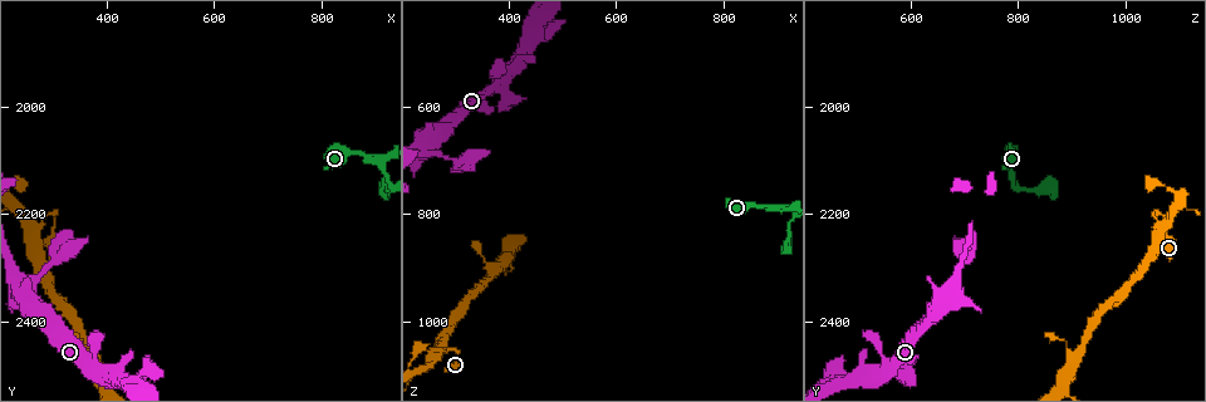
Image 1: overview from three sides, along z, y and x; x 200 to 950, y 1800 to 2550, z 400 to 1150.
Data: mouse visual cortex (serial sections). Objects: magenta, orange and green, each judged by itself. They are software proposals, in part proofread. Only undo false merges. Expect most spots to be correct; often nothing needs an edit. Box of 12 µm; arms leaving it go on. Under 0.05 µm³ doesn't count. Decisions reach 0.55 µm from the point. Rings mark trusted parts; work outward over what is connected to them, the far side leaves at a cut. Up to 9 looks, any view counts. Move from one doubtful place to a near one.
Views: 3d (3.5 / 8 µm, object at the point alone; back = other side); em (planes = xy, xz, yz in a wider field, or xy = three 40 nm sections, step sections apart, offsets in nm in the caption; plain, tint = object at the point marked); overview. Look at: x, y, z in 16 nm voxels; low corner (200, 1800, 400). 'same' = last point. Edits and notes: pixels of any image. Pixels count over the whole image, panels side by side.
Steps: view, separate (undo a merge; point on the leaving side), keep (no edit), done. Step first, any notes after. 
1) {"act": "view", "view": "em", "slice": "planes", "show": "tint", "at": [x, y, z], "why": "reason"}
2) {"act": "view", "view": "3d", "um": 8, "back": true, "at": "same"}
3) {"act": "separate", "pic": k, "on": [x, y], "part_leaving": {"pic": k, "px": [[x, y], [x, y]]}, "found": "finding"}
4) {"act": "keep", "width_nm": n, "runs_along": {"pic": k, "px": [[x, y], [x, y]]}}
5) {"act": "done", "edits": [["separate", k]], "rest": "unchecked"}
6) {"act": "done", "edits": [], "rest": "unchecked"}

{"act": "view", "view": "3d", "um": 3.5, "at": [380, 2490, 565], "why": "narrows sharply"}

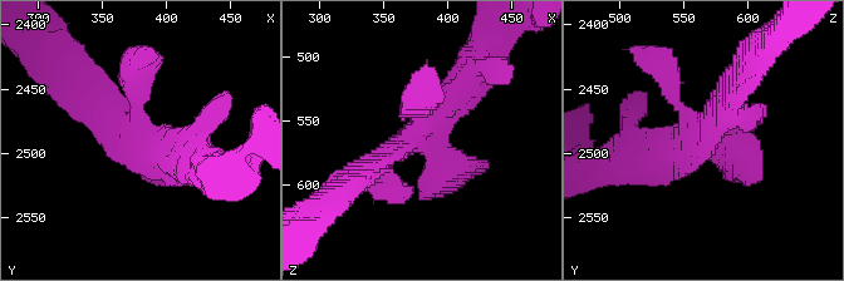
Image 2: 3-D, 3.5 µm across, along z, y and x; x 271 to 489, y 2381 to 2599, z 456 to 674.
{"act": "view", "view": "em", "slice": "xy", "step": 5, "show": "tint", "at": [376, 2492, 560]}

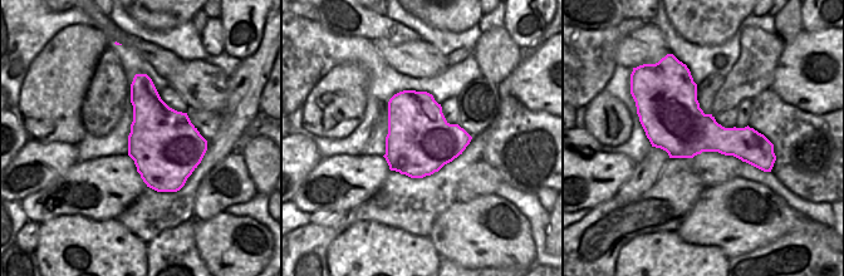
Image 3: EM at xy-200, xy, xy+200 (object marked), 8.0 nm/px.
{"act": "keep", "width_nm": 550, "runs_along": {"pic": 2, "px": [[358, 171], [435, 119], [470, 70]]}, "found": "all the same cell"}

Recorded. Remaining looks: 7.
{"act": "view", "view": "3d", "um": 8, "at": [485, 2500, 450], "why": "abrupt turn"}

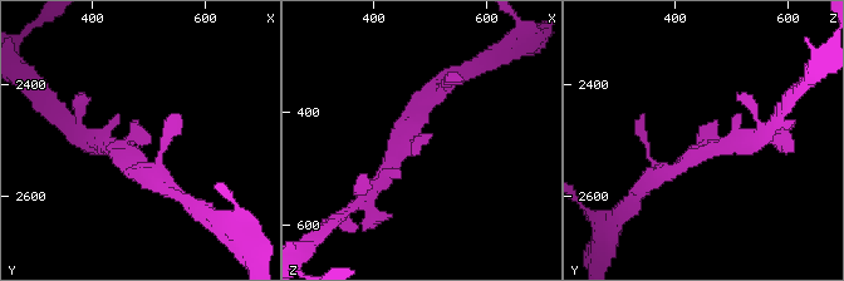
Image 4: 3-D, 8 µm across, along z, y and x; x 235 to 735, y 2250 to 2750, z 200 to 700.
{"act": "view", "view": "3d", "um": 3.5, "at": [490, 2495, 450], "why": "closer look"}

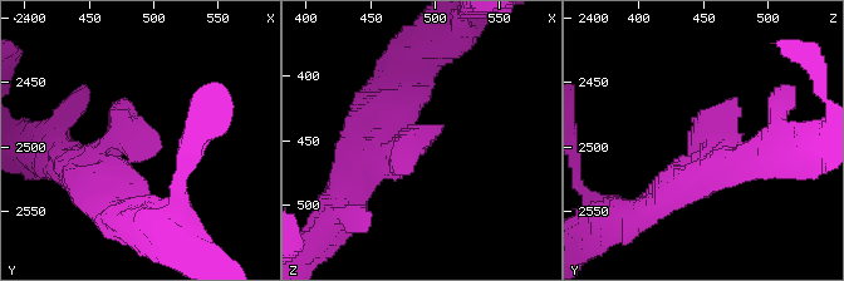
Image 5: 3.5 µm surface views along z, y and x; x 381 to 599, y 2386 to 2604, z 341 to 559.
{"act": "keep", "runs_along": {"pic": 5, "px": [[93, 174], [136, 154], [128, 108]]}, "found": "all the same cell"}

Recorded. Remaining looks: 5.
{"act": "view", "view": "3d", "um": 3.5, "at": [255, 2325, 690], "why": "sharp bend"}

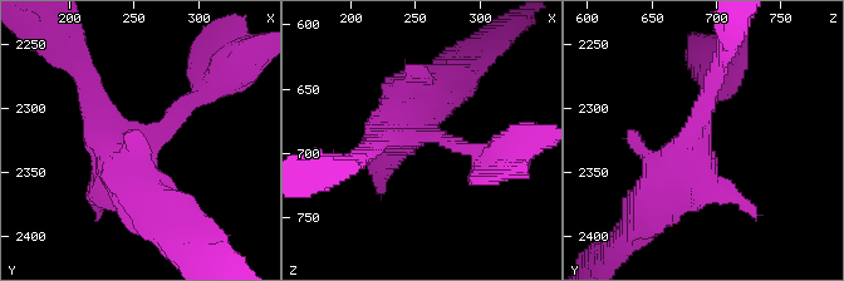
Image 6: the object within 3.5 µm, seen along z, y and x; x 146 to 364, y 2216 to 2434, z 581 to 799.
{"act": "view", "view": "em", "slice": "xy", "step": 3, "show": "tint", "at": [252, 2328, 686]}

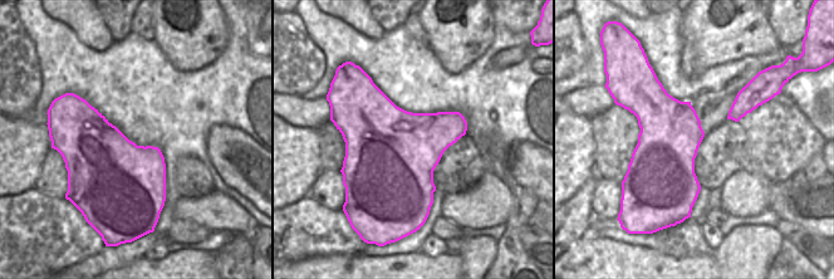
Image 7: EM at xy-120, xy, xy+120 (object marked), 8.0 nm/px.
{"act": "keep", "runs_along": {"pic": 6, "px": [[641, 223], [698, 153], [711, 107]]}, "found": "continuous, no second cell"}

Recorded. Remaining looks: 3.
{"act": "view", "view": "3d", "um": 3.5, "at": [285, 2205, 1050], "why": "calibre changes"}

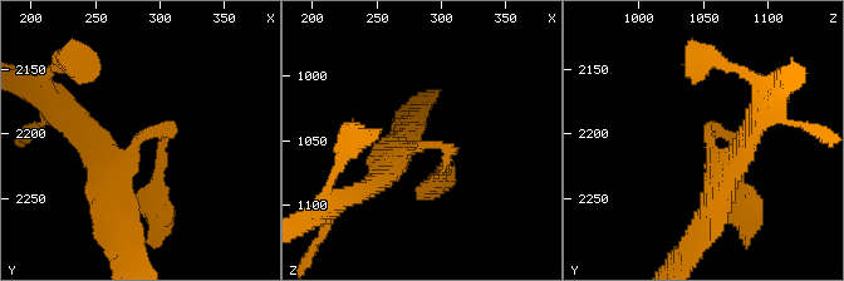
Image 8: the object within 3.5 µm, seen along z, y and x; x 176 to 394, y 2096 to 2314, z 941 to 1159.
{"act": "view", "view": "em", "slice": "xy", "step": 3, "show": "tint", "at": [286, 2206, 1054], "why": "need the tissue"}

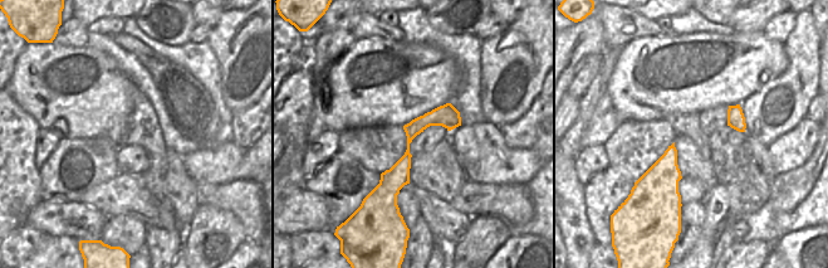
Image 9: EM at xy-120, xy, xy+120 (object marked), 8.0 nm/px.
{"act": "view", "view": "em", "slice": "planes", "show": "tint", "at": "same", "why": "another direction"}

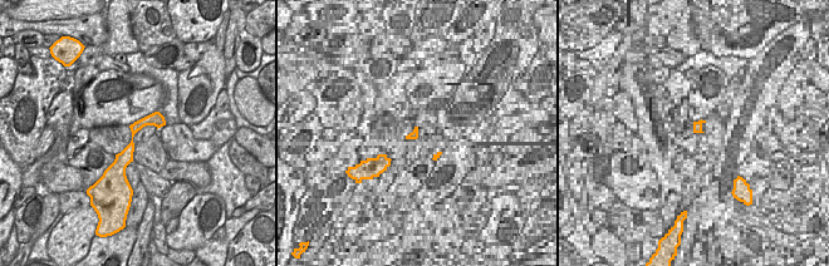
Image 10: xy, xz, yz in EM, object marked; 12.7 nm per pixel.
{"act": "keep", "runs_along": {"pic": 10, "px": [[157, 116], [133, 131], [131, 147], [116, 166]]}, "found": "continuous, no second cell"}

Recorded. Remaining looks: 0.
{"act": "done", "edits": [], "rest": "unchecked"}

